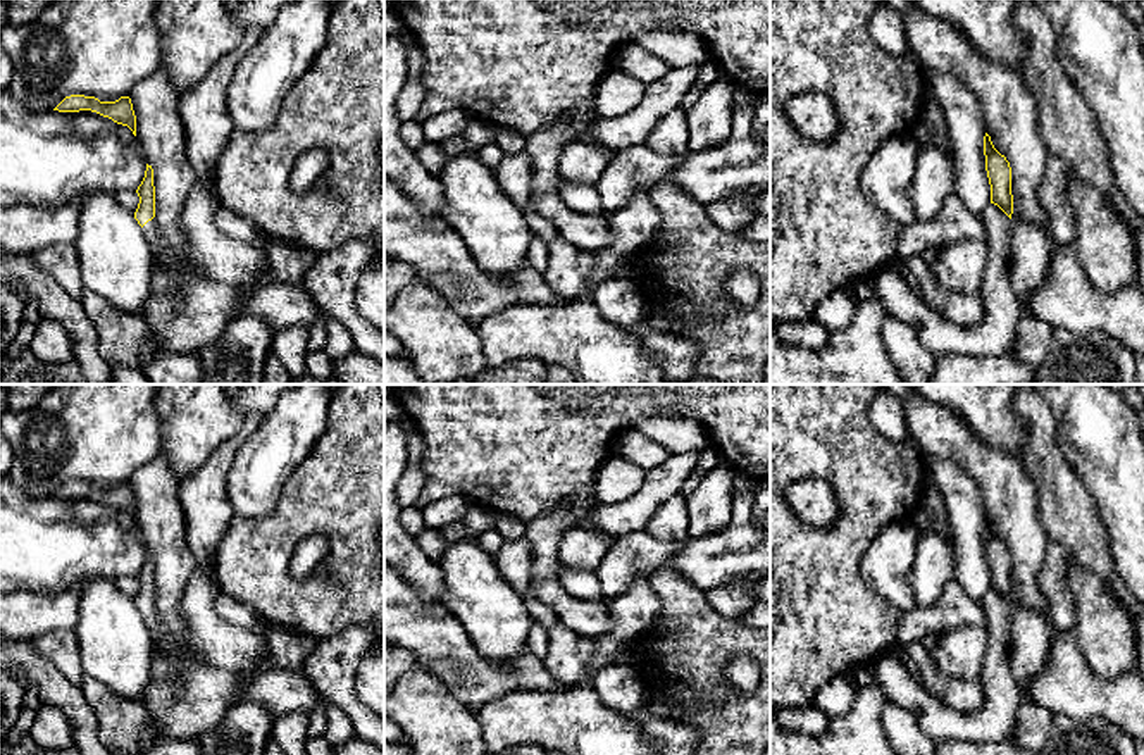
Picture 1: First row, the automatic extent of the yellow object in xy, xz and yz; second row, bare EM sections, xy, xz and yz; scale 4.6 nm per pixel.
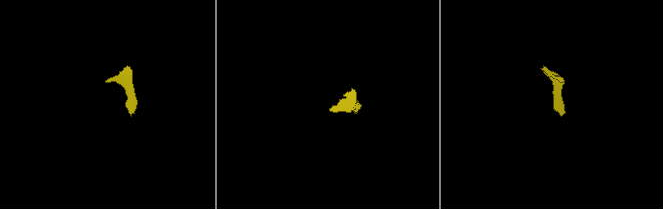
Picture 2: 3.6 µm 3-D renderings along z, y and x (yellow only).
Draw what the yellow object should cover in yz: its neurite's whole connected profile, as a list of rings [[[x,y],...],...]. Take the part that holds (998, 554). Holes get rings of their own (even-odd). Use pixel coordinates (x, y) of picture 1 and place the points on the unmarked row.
[[[984,522],[985,557],[991,571],[991,590],[998,591],[1010,605],[1013,600],[1011,581],[1011,553],[1004,541],[1001,541],[991,522]]]

